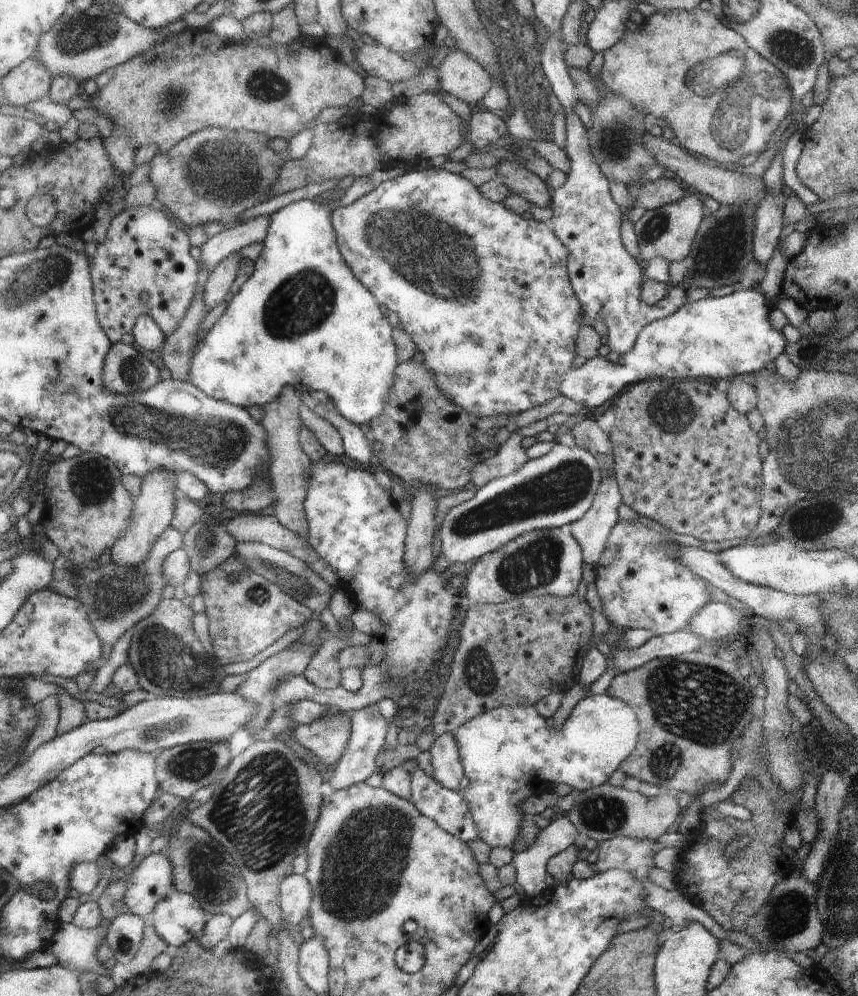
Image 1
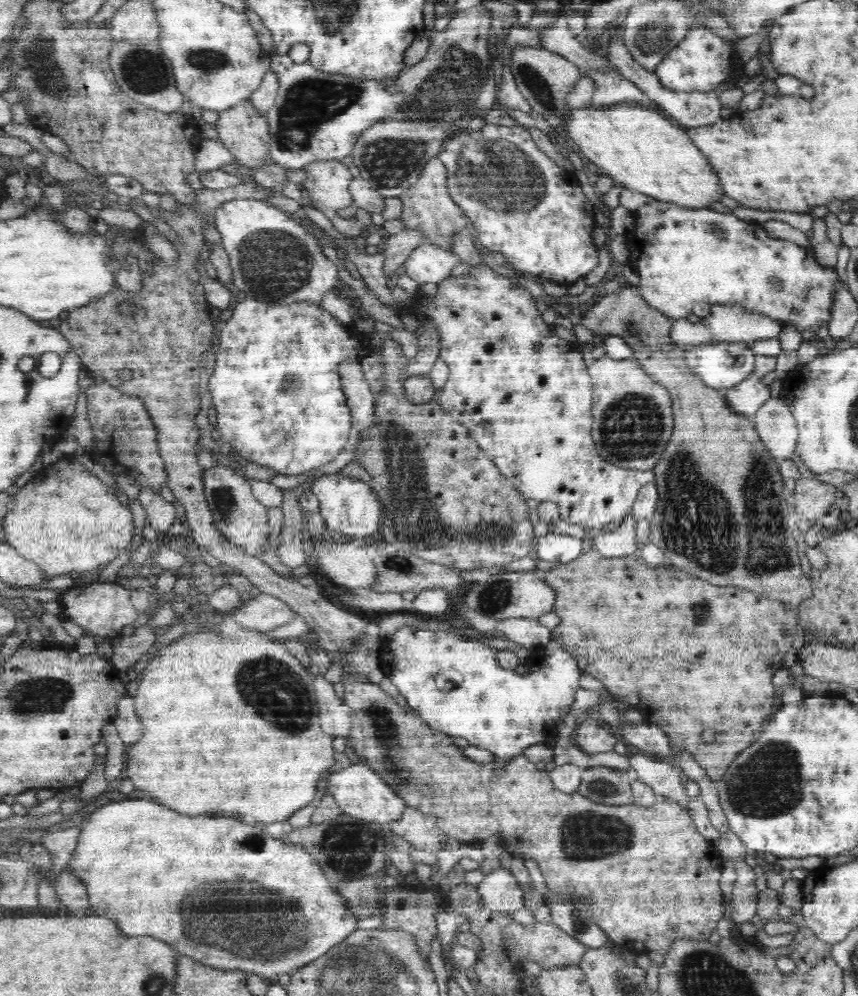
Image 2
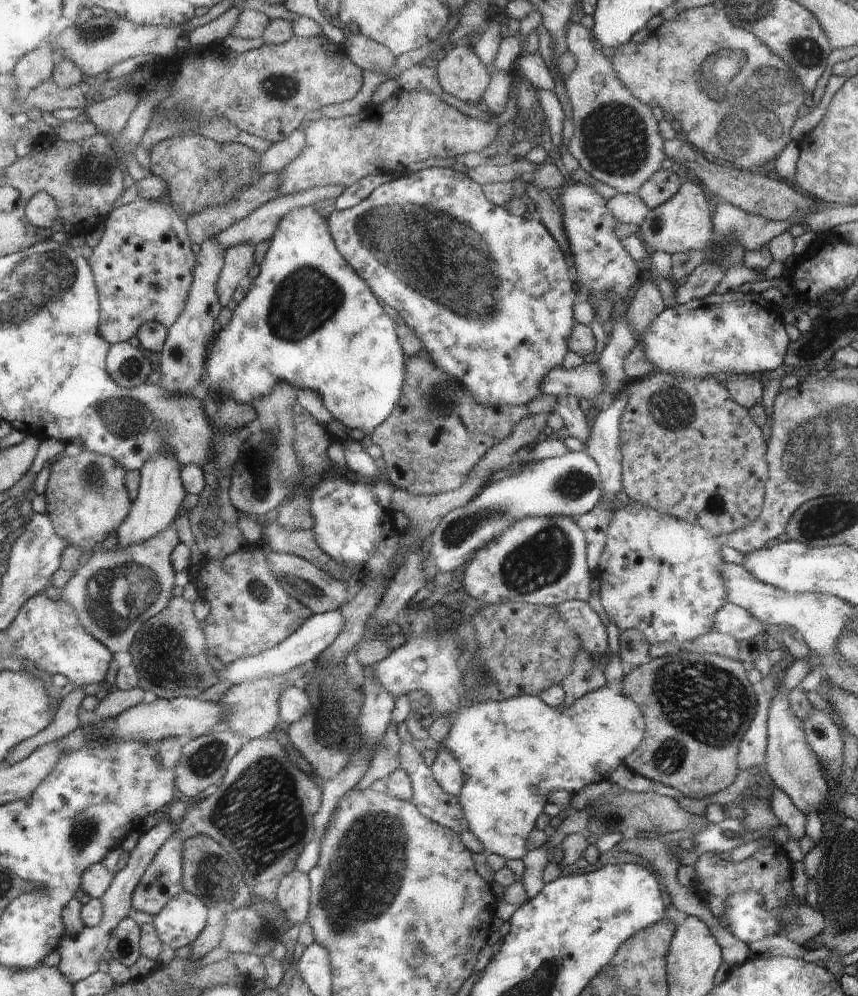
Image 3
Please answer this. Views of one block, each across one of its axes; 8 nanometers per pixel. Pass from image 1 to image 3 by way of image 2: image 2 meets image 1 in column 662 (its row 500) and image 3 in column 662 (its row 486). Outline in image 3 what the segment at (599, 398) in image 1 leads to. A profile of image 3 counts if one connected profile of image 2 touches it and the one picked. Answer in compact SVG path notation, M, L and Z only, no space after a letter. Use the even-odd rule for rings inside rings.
M728 291L724 294L716 294L714 292L708 294L701 299L691 300L689 303L683 305L674 305L670 308L665 308L654 320L650 323L646 330L639 336L639 340L642 343L644 350L644 356L648 359L650 364L653 364L655 371L670 372L682 374L682 376L688 376L690 378L700 377L718 377L719 375L751 375L759 376L760 373L766 372L766 370L774 370L784 363L784 355L787 353L788 345L791 339L788 336L787 330L784 330L784 322L780 312L780 305L776 305L773 302L764 300L760 293L750 291L749 293Z

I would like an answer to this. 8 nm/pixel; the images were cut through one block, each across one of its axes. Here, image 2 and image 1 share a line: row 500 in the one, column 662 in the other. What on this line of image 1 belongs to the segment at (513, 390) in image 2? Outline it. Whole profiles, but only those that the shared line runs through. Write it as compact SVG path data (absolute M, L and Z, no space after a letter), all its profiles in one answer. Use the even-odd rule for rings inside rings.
M620 519L595 566L595 585L603 603L603 614L612 625L644 629L660 636L686 630L710 601L706 582L675 556L680 544L671 542L642 523Z

